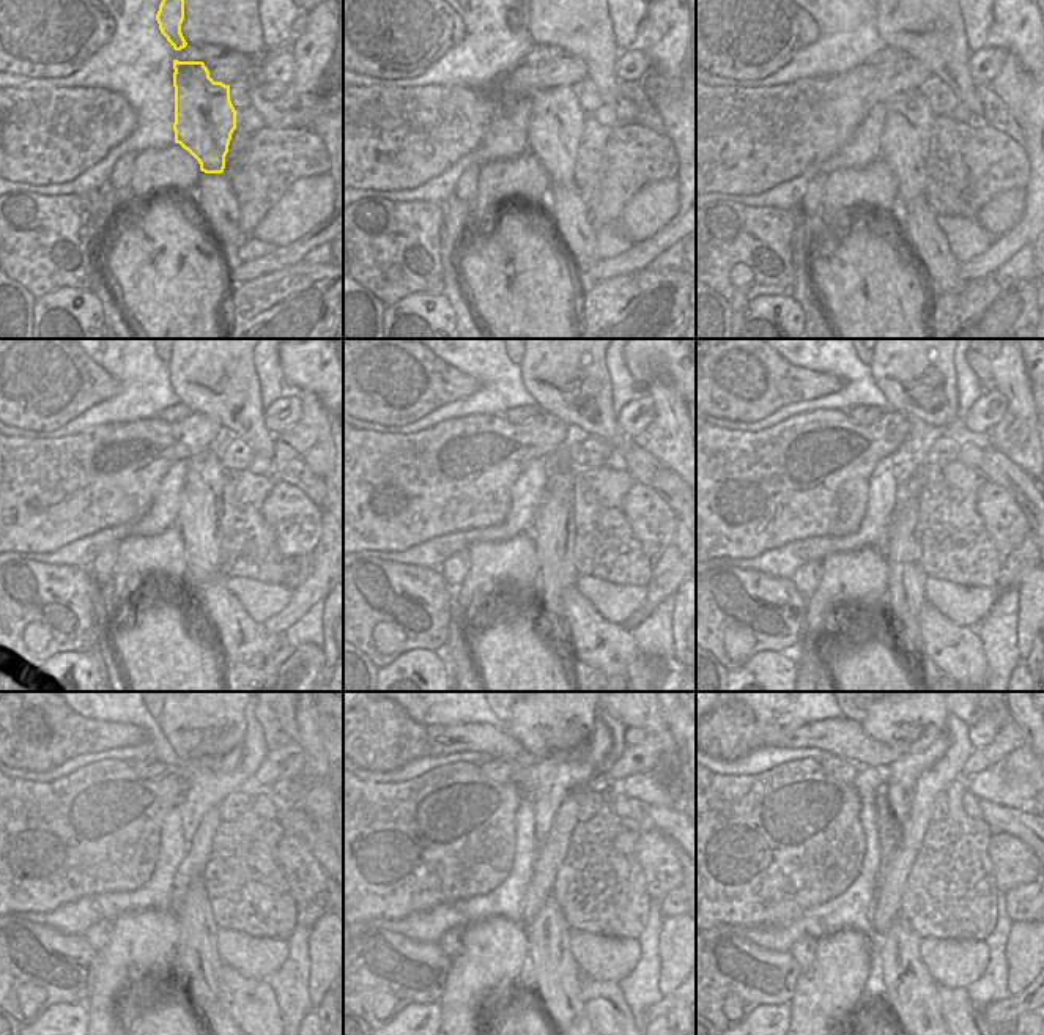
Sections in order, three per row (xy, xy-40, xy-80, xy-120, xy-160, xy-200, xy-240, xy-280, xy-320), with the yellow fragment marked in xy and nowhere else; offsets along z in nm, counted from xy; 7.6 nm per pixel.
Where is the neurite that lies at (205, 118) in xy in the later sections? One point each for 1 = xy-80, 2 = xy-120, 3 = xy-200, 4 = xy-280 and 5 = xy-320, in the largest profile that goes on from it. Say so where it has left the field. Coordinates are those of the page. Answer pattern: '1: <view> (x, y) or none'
1: xy-80 (904, 145)
2: xy-120 (200, 515)
3: xy-200 (906, 585)
4: xy-280 (556, 975)
5: xy-320 (910, 993)

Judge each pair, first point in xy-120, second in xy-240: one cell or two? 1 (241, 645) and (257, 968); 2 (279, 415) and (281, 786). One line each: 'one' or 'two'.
1: two
2: two

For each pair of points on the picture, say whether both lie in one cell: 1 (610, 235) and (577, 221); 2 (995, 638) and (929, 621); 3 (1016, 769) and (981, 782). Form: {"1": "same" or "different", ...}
{"1": "different", "2": "different", "3": "same"}

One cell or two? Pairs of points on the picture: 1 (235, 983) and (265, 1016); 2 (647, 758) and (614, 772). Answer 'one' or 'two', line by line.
1: one
2: one

